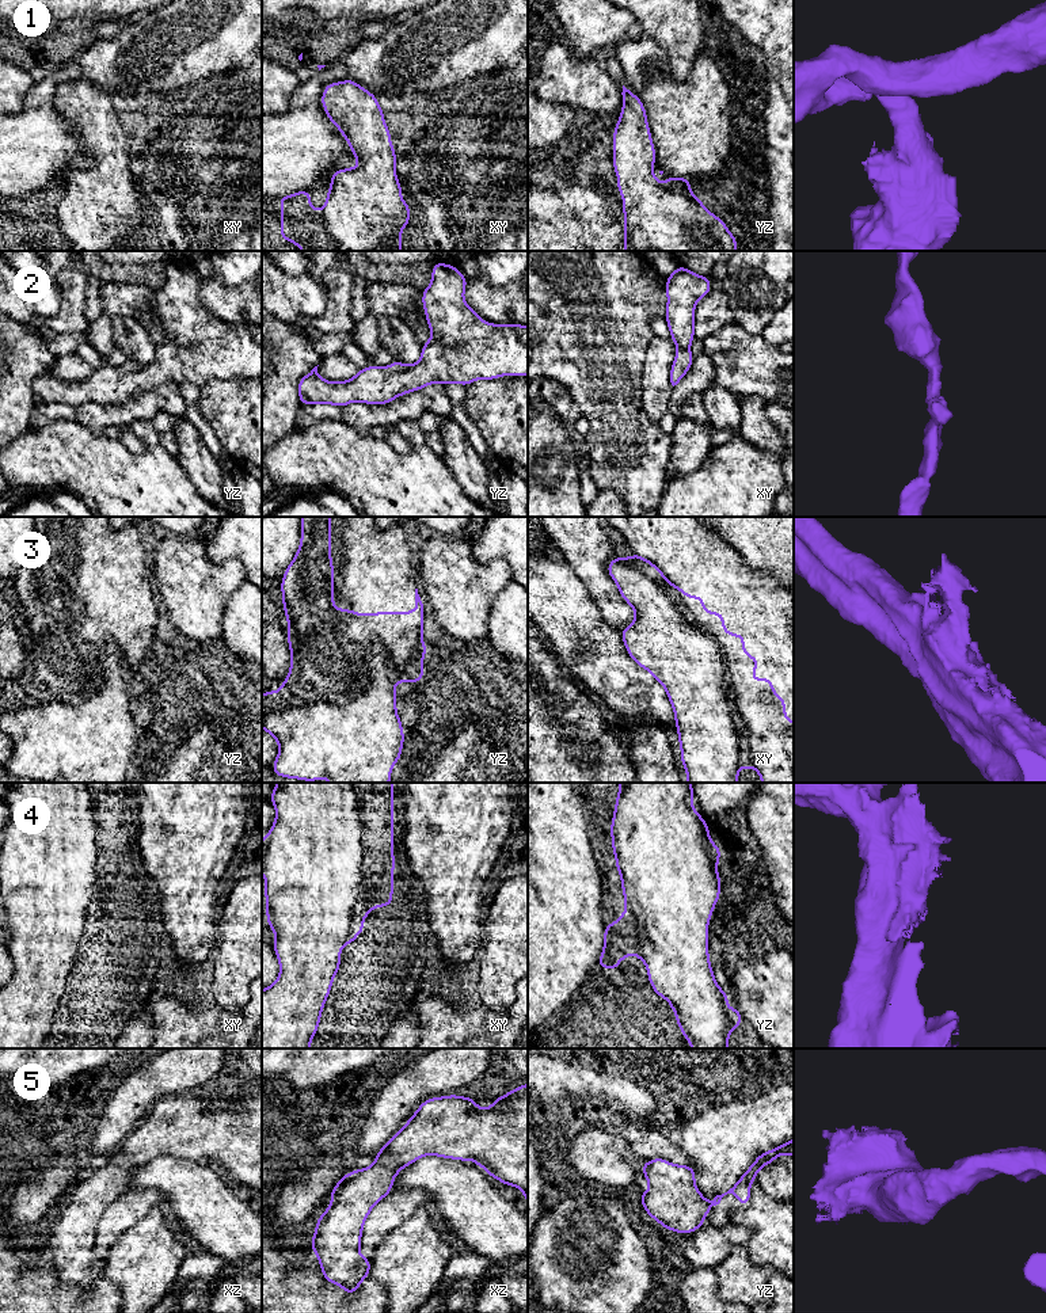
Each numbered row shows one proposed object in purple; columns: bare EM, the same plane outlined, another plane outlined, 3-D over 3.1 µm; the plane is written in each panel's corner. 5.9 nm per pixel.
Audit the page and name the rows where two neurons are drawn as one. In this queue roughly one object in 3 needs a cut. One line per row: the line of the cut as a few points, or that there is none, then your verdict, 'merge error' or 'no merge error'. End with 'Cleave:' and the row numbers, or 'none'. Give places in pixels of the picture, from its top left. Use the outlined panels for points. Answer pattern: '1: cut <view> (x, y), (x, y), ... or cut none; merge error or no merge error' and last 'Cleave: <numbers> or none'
1: cut none; no merge error
2: cut none; no merge error
3: cut yz (423, 644), (394, 672), (376, 649), (337, 697), (286, 678); merge error
4: cut none; no merge error
5: cut none; no merge error
Cleave: 3

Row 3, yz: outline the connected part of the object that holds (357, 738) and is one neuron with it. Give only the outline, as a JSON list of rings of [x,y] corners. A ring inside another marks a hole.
[[[423,644],[422,652],[402,670],[392,671],[392,659],[388,651],[376,648],[368,656],[362,682],[357,689],[338,699],[326,699],[316,692],[307,692],[282,680],[281,690],[269,690],[262,694],[262,728],[275,738],[279,746],[278,756],[271,765],[278,777],[317,781],[327,777],[330,783],[389,783],[392,766],[402,758],[404,732],[396,711],[396,682],[423,681],[423,655],[429,647]]]

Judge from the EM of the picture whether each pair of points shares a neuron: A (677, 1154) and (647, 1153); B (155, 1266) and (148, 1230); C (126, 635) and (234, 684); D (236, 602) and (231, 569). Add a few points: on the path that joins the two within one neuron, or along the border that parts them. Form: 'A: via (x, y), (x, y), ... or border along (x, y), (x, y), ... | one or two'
A: via (670, 1152), (654, 1152) | one
B: via (151, 1258), (151, 1239) | one
C: border along (158, 631), (156, 643) | two
D: border along (244, 575), (239, 588), (225, 604) | two

